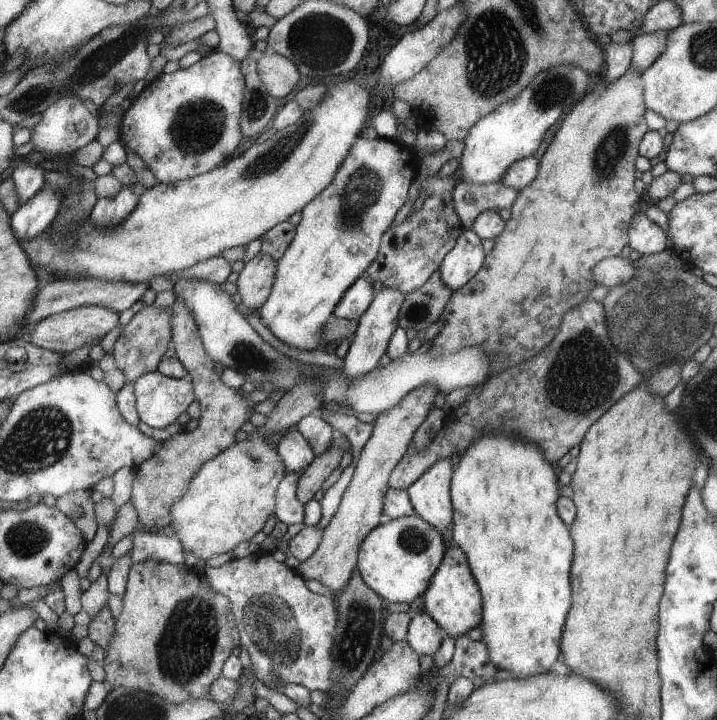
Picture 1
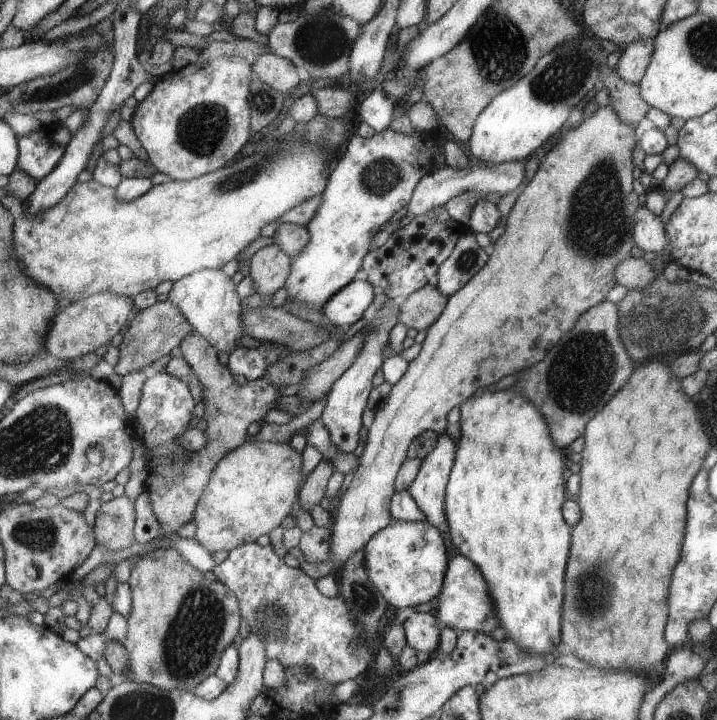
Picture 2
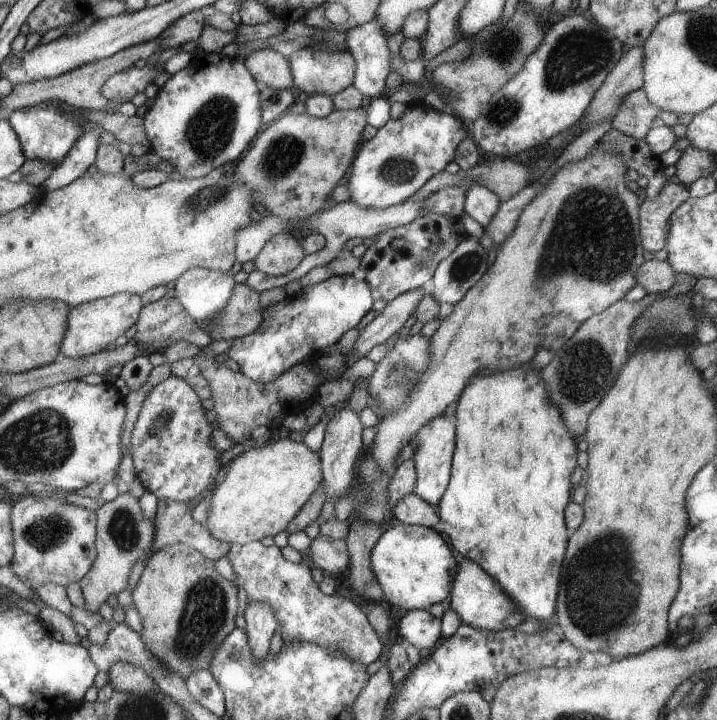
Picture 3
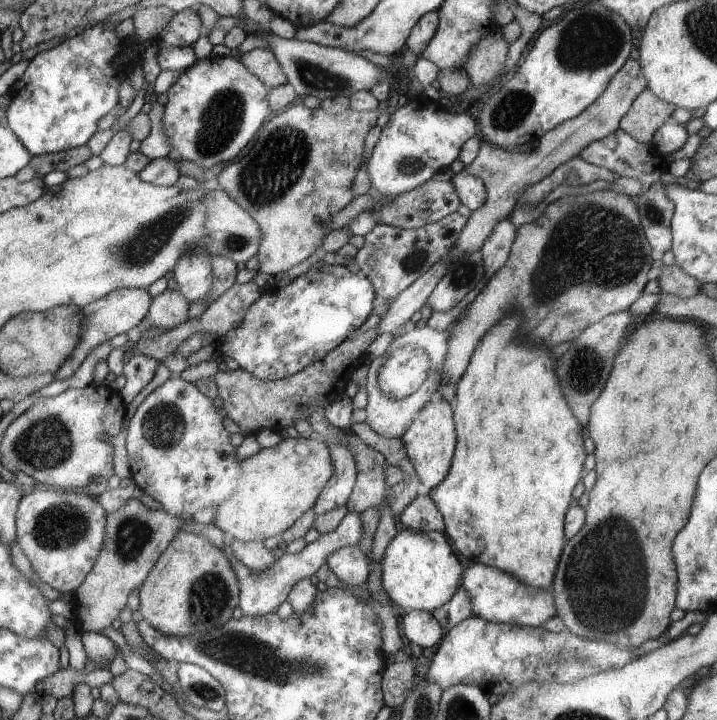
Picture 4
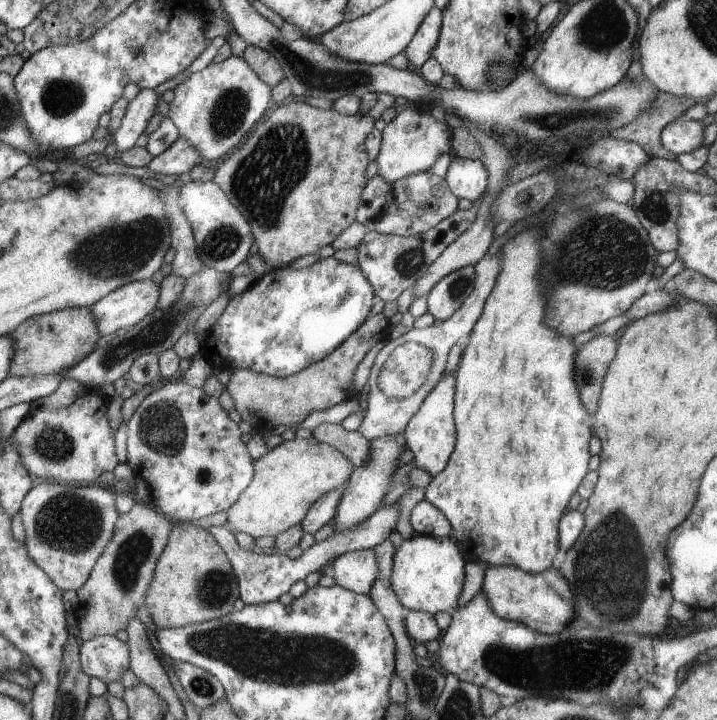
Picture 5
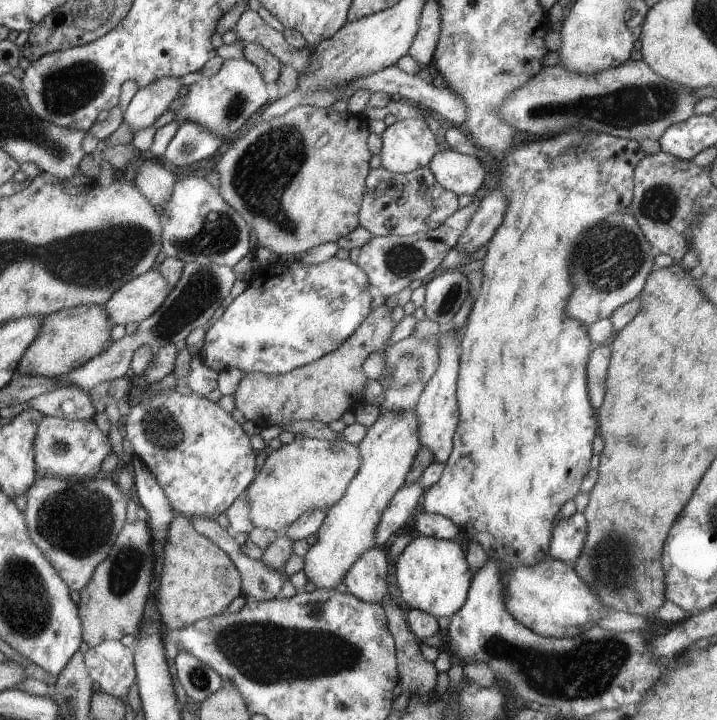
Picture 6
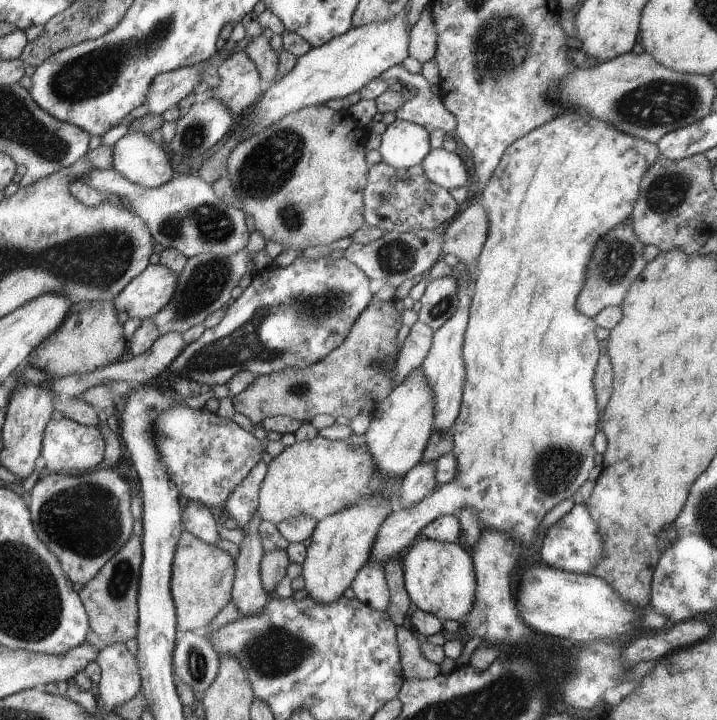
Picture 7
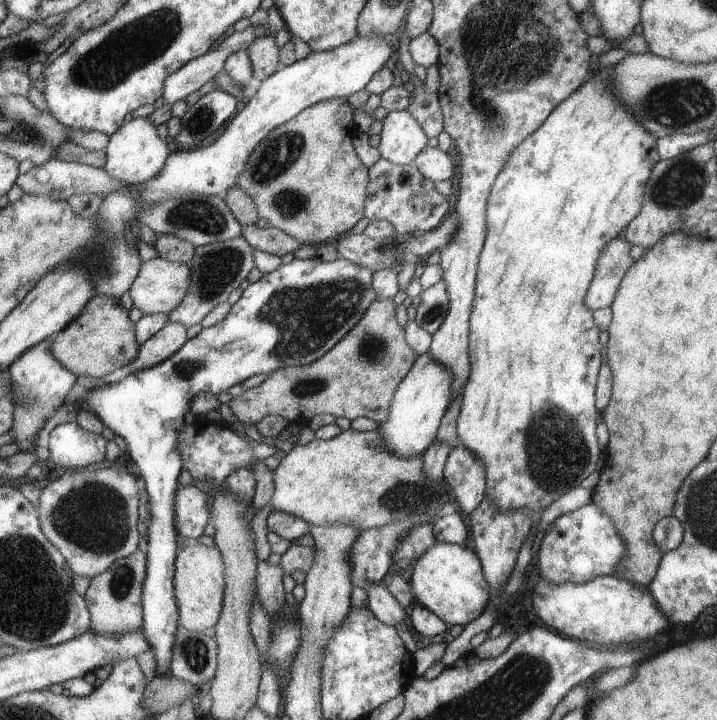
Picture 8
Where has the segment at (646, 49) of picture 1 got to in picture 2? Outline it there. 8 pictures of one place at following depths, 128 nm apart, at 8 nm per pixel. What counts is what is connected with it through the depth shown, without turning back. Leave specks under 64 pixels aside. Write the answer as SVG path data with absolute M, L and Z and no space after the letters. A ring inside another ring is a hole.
M654 39L638 40L628 44L615 68L616 74L626 82L639 85L644 77L650 58L654 54Z

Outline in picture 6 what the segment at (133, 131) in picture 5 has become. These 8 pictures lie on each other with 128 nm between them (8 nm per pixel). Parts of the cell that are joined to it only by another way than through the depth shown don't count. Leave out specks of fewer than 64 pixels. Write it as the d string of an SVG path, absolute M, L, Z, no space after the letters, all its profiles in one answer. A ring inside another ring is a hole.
M160 77L152 84L139 88L128 104L123 120L134 132L152 126L168 110L172 100L179 97L182 86L180 77Z

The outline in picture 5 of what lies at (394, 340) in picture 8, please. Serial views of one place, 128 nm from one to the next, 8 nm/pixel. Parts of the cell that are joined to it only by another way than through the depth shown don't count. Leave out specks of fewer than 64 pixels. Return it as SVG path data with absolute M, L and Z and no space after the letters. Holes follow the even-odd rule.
M380 312L365 320L361 328L352 333L328 357L293 375L275 377L246 369L233 371L226 390L234 398L234 408L239 412L241 420L249 422L260 433L274 429L279 424L290 428L293 424L302 422L313 410L326 410L358 395L354 388L358 364L372 350L372 346L380 344L380 340L388 340L388 320L382 314Z

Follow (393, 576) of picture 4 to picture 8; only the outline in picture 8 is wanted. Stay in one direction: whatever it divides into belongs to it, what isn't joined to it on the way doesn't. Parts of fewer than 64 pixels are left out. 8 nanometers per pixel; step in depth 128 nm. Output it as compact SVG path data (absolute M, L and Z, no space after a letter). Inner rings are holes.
M436 542L414 562L414 567L407 573L416 604L428 608L449 627L466 627L484 612L490 600L490 589L484 580L480 562L472 549L468 550L464 545Z

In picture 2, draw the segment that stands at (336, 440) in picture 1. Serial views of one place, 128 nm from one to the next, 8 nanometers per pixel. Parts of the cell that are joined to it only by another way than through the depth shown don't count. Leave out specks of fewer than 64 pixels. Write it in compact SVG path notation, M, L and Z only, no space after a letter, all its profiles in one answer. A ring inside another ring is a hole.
M323 459L312 472L305 478L300 492L298 492L298 501L304 508L302 510L310 510L320 504L326 493L327 483L330 480L335 469L330 461Z

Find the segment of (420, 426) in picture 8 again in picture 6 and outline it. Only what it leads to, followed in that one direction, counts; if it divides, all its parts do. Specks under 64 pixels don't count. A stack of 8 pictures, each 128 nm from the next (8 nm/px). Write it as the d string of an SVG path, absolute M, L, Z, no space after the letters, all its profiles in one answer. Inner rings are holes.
M415 408L380 413L358 446L362 466L345 496L325 514L316 534L316 543L309 546L303 558L304 574L316 589L335 589L357 560L374 548L381 518L398 489L407 481L418 452L424 448L422 438L419 438L419 416Z

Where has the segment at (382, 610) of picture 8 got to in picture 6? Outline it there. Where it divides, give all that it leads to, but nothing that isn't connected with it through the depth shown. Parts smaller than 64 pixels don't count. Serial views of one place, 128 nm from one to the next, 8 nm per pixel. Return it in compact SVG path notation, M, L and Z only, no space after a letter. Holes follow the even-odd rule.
M374 546L357 560L343 582L351 595L357 595L367 603L378 604L389 594L388 570L390 562L386 554Z

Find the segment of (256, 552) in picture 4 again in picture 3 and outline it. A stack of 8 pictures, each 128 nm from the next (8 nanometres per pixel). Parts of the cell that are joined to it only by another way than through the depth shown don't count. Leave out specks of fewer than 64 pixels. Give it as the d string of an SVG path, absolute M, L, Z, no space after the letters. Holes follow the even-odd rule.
M262 541L230 545L227 556L238 576L238 586L244 588L248 601L266 603L275 610L279 624L276 631L281 632L285 645L298 641L315 642L323 647L338 649L366 666L380 658L385 648L380 635L374 630L365 611L351 598L324 594L312 579L311 569L302 562L292 564L284 560L276 545L266 548Z

